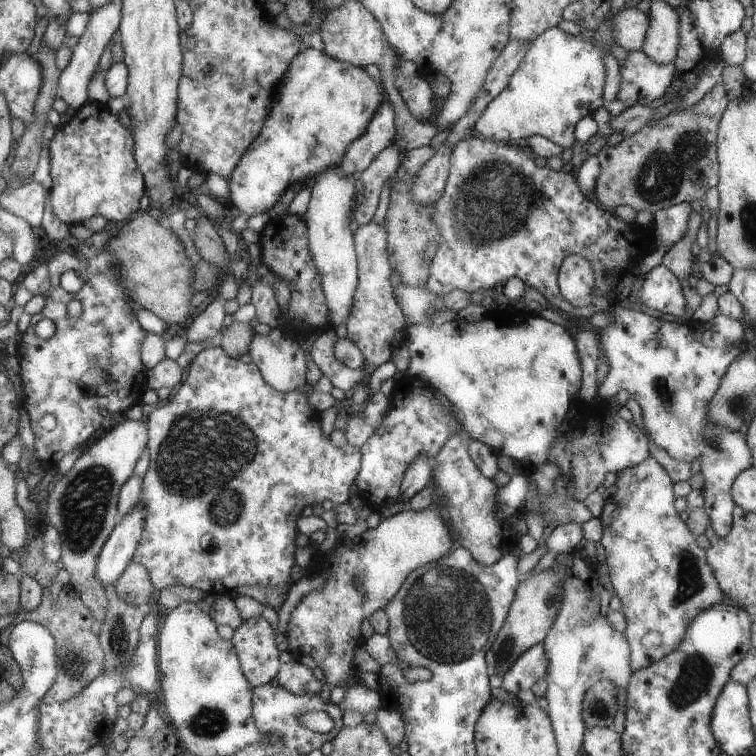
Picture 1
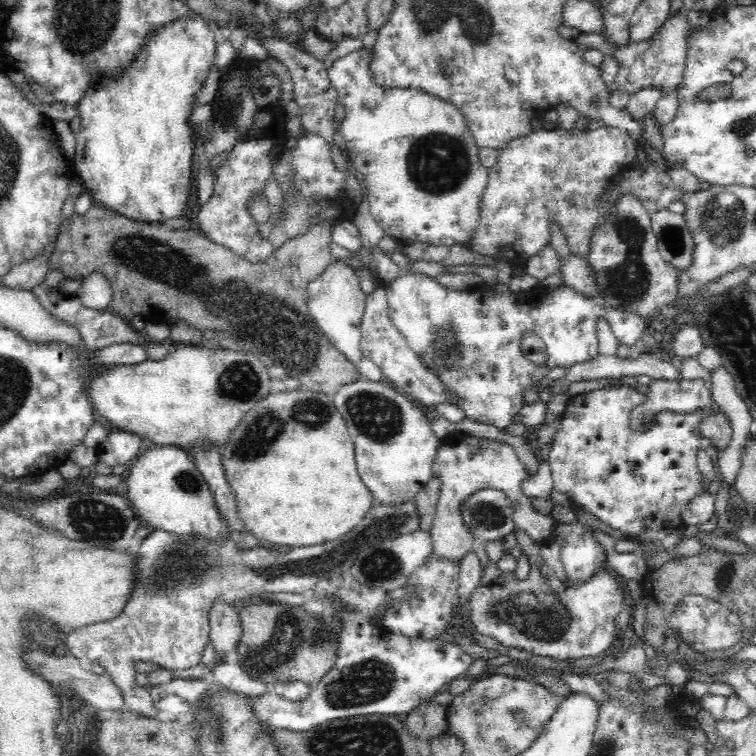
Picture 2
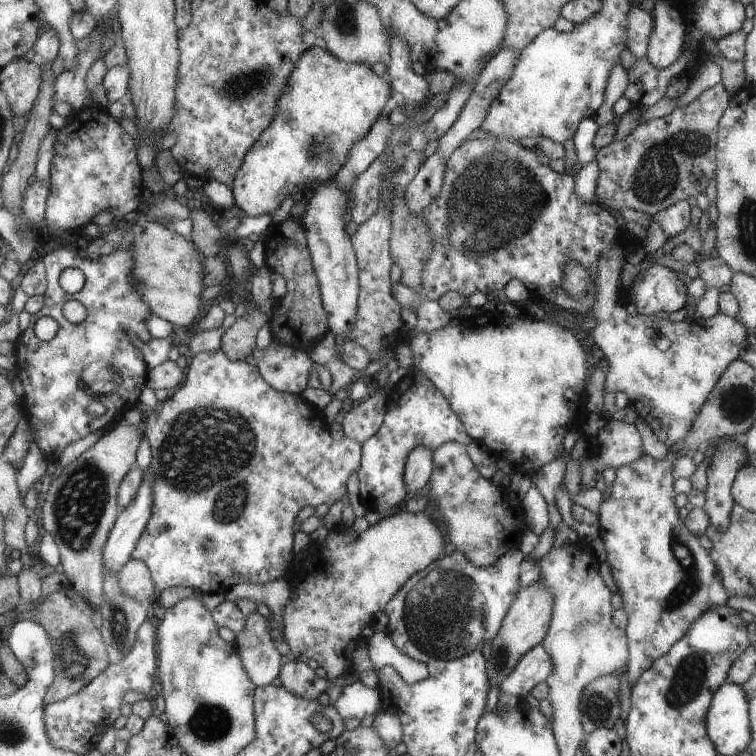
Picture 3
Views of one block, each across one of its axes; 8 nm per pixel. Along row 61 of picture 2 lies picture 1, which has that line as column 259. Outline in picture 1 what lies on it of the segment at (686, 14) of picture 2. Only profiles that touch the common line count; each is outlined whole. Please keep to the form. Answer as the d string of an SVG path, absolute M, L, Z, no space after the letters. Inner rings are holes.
M263 617L244 620L233 629L231 644L235 649L241 672L253 688L276 676L279 668L274 628Z

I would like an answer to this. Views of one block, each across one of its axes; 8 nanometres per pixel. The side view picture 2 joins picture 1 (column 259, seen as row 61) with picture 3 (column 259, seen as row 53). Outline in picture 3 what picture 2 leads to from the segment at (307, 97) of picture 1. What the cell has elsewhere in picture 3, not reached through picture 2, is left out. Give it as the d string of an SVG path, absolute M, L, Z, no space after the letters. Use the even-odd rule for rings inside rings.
M309 47L297 58L285 82L271 124L237 168L230 189L234 205L248 217L272 214L293 190L332 180L353 144L365 138L373 122L380 118L387 98L389 86L368 64L345 62L328 50Z

